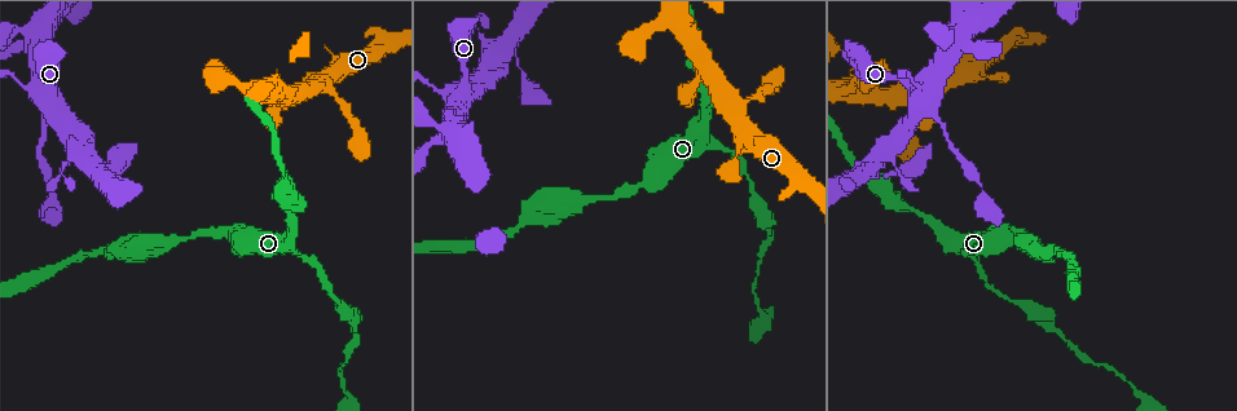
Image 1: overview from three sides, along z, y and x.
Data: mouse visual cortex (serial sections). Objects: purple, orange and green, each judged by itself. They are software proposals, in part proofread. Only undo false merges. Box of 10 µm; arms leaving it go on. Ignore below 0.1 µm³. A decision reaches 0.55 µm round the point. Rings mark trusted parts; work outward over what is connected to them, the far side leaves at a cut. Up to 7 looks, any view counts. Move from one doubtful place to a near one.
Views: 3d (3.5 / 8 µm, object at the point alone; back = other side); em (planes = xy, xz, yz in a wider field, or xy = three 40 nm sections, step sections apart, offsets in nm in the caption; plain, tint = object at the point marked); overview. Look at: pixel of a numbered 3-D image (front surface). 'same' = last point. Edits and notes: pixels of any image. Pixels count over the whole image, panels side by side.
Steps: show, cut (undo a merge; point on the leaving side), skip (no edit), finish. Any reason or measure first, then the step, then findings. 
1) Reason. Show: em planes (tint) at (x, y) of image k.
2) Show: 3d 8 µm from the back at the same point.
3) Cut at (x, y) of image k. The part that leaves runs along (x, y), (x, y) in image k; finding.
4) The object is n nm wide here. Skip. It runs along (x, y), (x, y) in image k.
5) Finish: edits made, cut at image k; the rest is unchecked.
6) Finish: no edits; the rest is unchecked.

Thick turns thin. Show: 3d 3.5 µm from the back at (939, 123) of image 1.

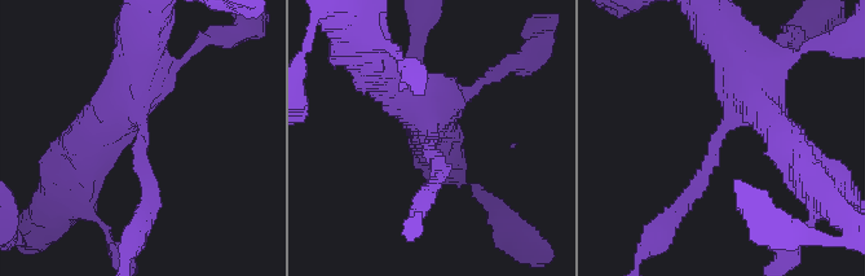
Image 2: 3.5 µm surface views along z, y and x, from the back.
The arms are 200, 600 nm wide. Show: em xy step 3 (tint) at (432, 138) of image 2.

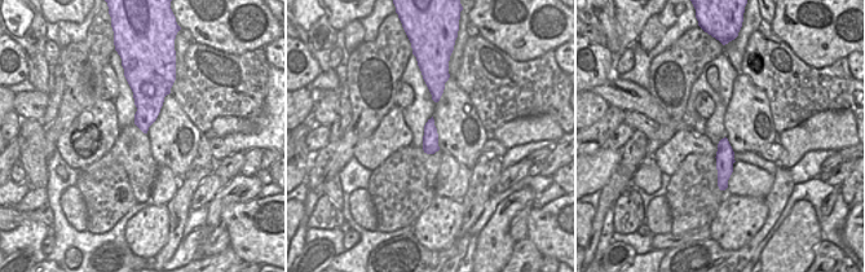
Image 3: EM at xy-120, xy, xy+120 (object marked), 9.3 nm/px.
Skip. It runs along (763, 78), (678, 210) in image 2; all the same cell.

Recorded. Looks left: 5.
Sudden change in width. Show: 3d 3.5 µm at (530, 218) of image 1.

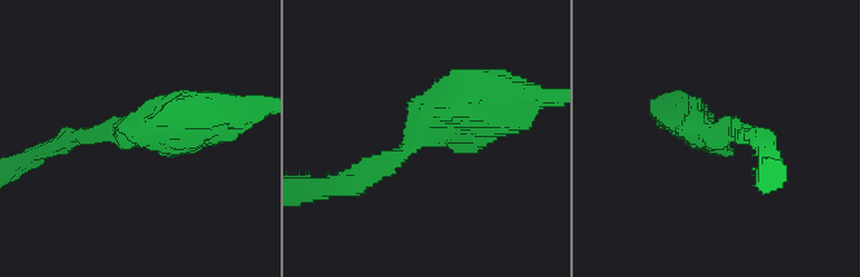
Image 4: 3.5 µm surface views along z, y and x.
Skip. It runs along (508, 109), (457, 109), (357, 183) in image 4; all the same cell.

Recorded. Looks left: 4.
A narrow waist. Show: 3d 3.5 µm at (981, 188) of image 1.

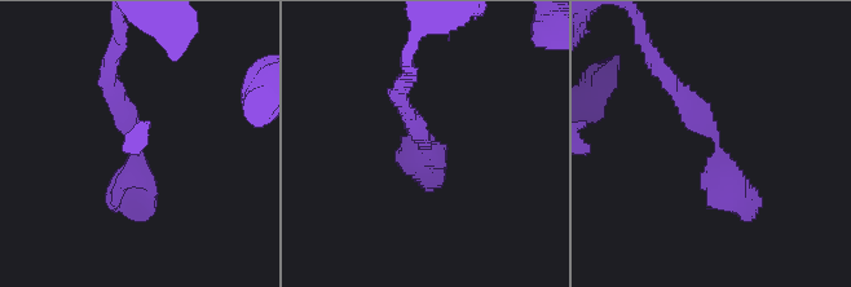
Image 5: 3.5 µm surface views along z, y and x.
Shape alone is not enough. Show: em xy step 5 (tint) at (720, 148) of image 5.

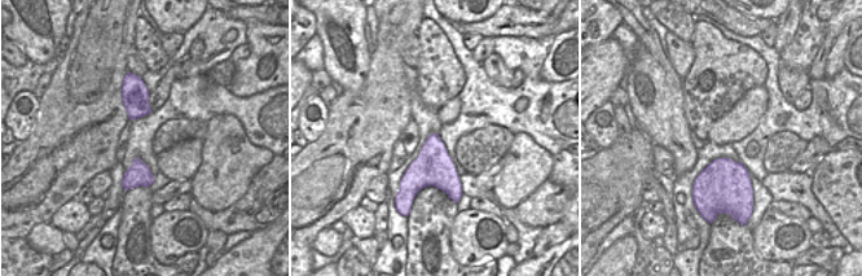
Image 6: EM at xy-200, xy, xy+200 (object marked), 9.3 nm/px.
Skip. All the same cell.

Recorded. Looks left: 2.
Finish: no edits; the rest is unchecked.

